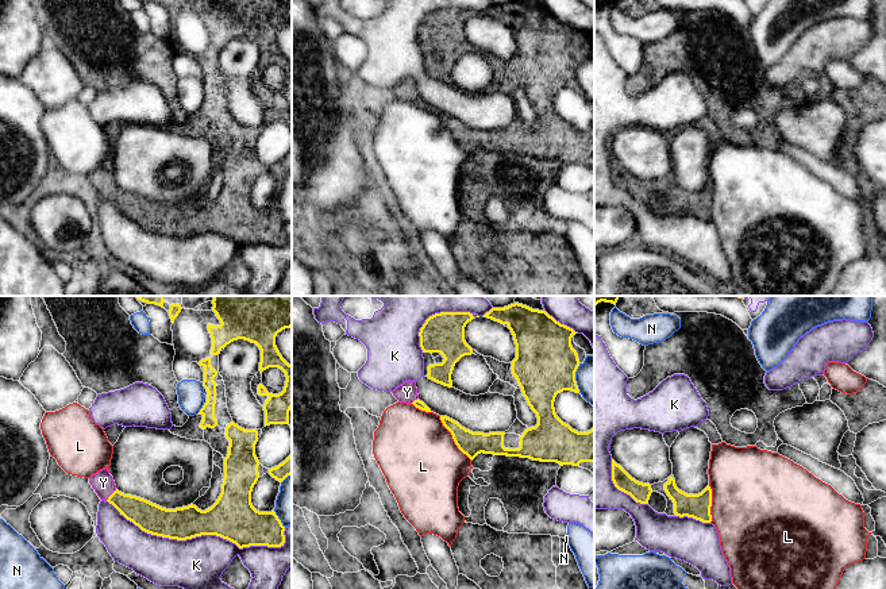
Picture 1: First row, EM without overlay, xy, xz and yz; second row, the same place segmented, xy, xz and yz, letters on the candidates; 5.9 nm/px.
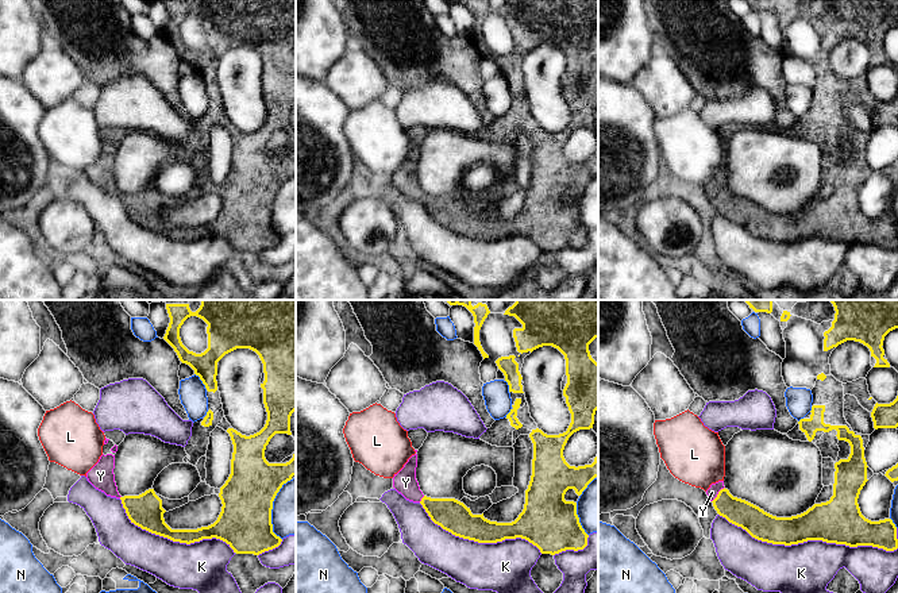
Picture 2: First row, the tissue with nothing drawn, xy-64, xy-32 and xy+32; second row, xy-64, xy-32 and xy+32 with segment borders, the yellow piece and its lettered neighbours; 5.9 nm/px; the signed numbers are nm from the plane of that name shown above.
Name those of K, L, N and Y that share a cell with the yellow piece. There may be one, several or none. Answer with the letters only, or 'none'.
Y

